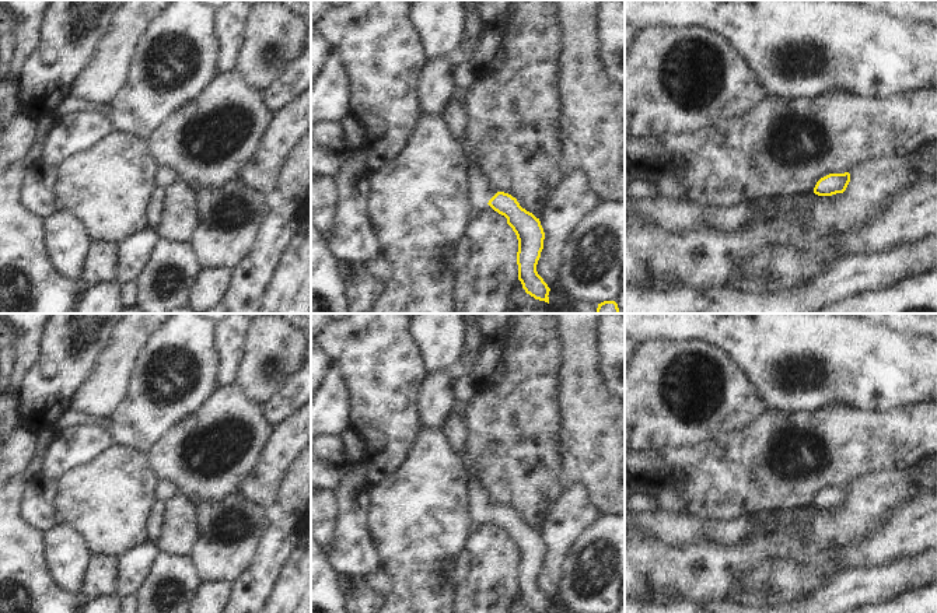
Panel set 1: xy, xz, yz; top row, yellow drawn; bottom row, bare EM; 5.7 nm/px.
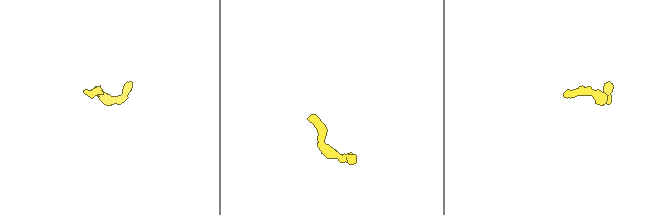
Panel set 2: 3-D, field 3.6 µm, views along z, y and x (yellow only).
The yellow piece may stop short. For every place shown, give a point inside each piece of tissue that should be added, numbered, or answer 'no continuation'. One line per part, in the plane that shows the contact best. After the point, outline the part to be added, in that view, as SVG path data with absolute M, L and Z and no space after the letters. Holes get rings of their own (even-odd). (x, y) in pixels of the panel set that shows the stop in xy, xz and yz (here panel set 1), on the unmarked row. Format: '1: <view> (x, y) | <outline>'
1: xz (479, 507) | M468 481L468 518L471 522L483 523L487 521L489 514L496 508L489 501L486 494L478 487L475 481Z

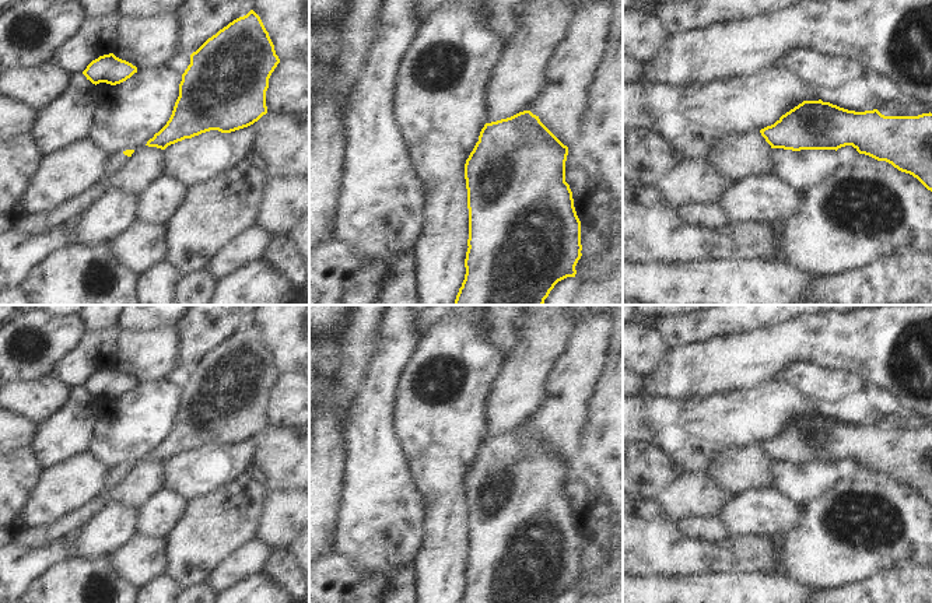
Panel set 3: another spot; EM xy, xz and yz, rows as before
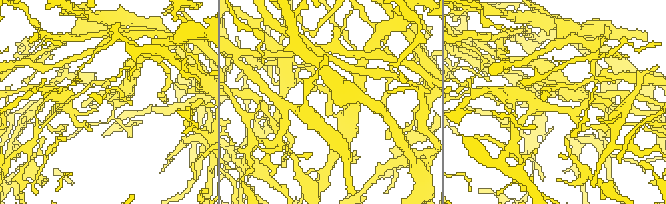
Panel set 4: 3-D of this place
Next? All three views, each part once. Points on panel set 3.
1: xy (69, 525) | M116 466L108 470L104 490L85 506L57 519L49 526L18 533L14 532L11 541L28 550L38 550L52 541L60 541L74 536L101 508L105 506L109 490L120 483L129 471L130 470L123 466Z

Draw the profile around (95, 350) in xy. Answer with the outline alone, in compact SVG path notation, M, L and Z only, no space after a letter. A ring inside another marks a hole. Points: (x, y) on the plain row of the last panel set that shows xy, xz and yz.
M119 327L84 332L78 344L57 364L53 375L69 388L81 388L99 369L112 367Z

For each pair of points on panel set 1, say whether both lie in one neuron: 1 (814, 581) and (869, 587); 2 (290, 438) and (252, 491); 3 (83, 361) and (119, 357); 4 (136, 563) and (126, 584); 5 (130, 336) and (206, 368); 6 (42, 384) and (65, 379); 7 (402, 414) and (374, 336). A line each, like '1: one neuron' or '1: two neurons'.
1: two neurons
2: one neuron
3: two neurons
4: one neuron
5: two neurons
6: one neuron
7: one neuron

